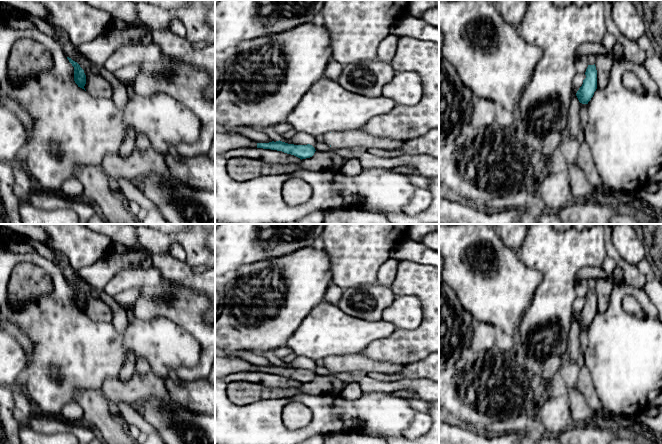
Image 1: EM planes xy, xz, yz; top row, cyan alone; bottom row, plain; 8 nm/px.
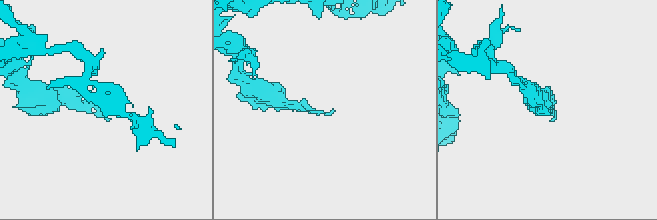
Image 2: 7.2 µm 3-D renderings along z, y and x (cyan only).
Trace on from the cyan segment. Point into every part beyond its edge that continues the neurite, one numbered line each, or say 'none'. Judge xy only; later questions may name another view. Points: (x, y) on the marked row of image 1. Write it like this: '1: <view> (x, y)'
none

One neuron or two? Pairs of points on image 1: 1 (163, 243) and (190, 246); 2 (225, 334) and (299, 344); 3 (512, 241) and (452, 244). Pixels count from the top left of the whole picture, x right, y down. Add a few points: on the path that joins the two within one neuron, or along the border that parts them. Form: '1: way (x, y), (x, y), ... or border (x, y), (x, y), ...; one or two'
1: way (170, 239), (183, 239); one
2: border (300, 323), (285, 345); two
3: border (497, 234), (516, 253); two

